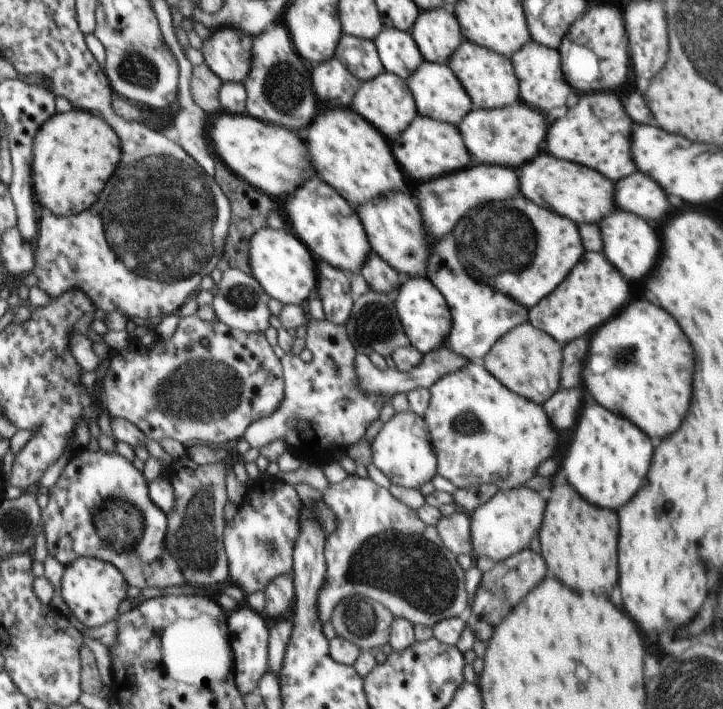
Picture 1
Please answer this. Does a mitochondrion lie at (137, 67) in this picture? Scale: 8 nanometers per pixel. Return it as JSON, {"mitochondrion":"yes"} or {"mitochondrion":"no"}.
{"mitochondrion":"yes"}

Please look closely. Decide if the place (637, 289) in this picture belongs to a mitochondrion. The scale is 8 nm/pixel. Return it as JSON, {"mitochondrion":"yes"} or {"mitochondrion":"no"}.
{"mitochondrion":"no"}

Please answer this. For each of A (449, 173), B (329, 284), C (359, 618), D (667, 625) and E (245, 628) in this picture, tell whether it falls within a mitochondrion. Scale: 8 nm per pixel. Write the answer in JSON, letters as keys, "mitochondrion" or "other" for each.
{"A":"other","B":"other","C":"mitochondrion","D":"other","E":"other"}

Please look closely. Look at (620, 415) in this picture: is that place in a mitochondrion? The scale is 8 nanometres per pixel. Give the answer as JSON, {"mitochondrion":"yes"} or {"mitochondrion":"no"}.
{"mitochondrion":"no"}

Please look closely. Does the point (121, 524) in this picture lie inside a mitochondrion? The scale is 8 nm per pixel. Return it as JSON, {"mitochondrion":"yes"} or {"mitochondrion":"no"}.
{"mitochondrion":"yes"}

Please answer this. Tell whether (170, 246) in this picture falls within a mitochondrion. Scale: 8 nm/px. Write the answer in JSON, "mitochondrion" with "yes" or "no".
{"mitochondrion":"yes"}

